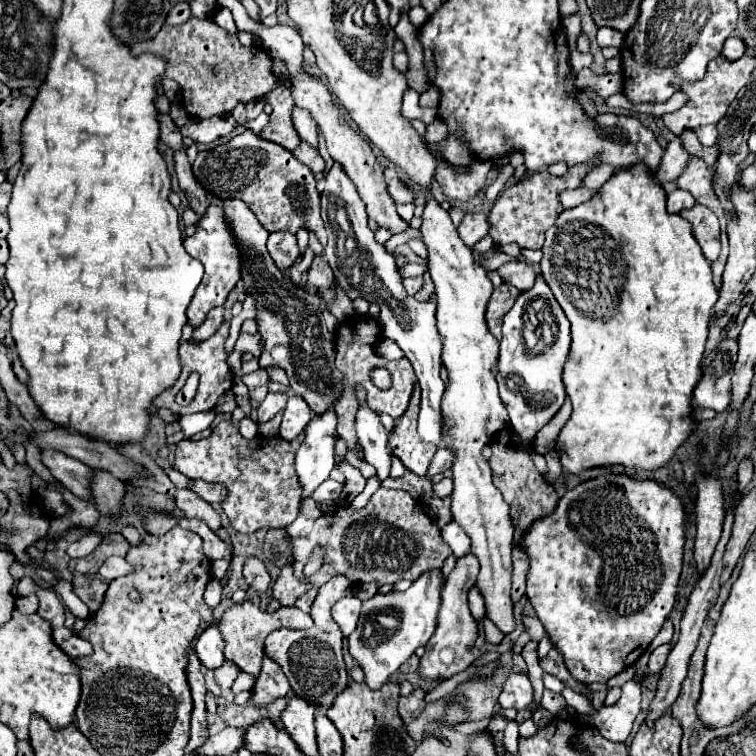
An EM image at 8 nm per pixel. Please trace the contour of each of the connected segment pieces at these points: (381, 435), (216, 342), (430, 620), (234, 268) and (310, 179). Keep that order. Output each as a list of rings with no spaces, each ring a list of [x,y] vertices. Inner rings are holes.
[[[355,387],[359,409],[355,415],[355,429],[359,445],[363,447],[365,461],[371,463],[377,469],[377,475],[381,479],[389,477],[391,459],[389,459],[389,445],[387,445],[387,431],[379,421],[379,415],[369,409],[367,405],[367,391],[363,387]]]
[[[229,321],[221,323],[221,327],[217,329],[217,333],[215,333],[211,339],[207,339],[207,341],[201,341],[201,343],[191,343],[191,341],[181,343],[181,345],[179,345],[181,375],[179,375],[179,379],[175,381],[173,387],[169,387],[167,391],[163,391],[161,395],[157,395],[157,397],[153,399],[153,405],[155,405],[155,407],[167,407],[167,409],[171,409],[171,411],[177,413],[177,415],[187,415],[187,413],[197,413],[197,411],[209,411],[209,409],[213,409],[215,403],[217,403],[217,399],[219,399],[223,393],[231,391],[231,387],[233,387],[233,373],[231,373],[231,369],[229,369],[229,365],[227,365],[227,351],[225,351],[225,341],[227,341],[227,337],[229,337]],[[191,371],[197,371],[197,373],[201,375],[201,381],[199,381],[195,399],[193,399],[187,407],[183,407],[183,405],[177,405],[177,403],[175,403],[175,395],[177,395],[177,391],[185,385],[185,379],[187,379],[187,375],[189,375]]]
[[[429,569],[429,571],[421,573],[421,577],[417,581],[413,581],[413,585],[407,591],[389,591],[385,595],[377,593],[375,597],[363,601],[357,629],[351,633],[351,637],[347,637],[347,641],[349,641],[349,653],[363,667],[365,681],[371,689],[379,689],[383,683],[387,683],[387,679],[415,653],[415,649],[423,647],[427,643],[427,639],[433,635],[433,631],[437,627],[437,613],[439,613],[439,605],[441,605],[443,587],[445,587],[443,571]]]
[[[219,207],[207,209],[207,215],[197,223],[195,235],[187,237],[183,241],[183,245],[185,245],[185,251],[193,259],[201,261],[205,267],[203,281],[197,287],[197,291],[189,303],[189,309],[187,309],[187,323],[191,327],[199,327],[213,307],[219,307],[225,303],[229,291],[239,281],[239,251],[235,251],[235,243],[231,243],[231,231],[227,231],[227,227],[223,227],[223,211],[219,211]]]
[[[247,129],[225,145],[201,151],[193,163],[193,173],[209,195],[221,199],[243,199],[269,233],[297,233],[299,229],[307,229],[317,235],[321,245],[327,245],[315,177],[289,149],[261,139],[255,131]]]

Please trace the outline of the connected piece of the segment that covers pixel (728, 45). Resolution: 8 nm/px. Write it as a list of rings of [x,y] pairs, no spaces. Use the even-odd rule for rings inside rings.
[[[729,37],[724,45],[722,55],[727,57],[727,59],[735,60],[739,59],[745,53],[745,45],[744,42],[736,37]]]

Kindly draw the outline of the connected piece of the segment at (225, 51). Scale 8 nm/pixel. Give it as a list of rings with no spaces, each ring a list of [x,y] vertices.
[[[191,17],[187,23],[177,25],[177,27],[163,25],[161,31],[155,37],[151,37],[151,39],[147,39],[143,43],[137,43],[133,47],[135,55],[139,55],[143,51],[151,51],[151,53],[157,53],[157,55],[163,55],[163,57],[169,59],[171,67],[167,67],[163,77],[175,79],[181,85],[181,89],[183,89],[183,105],[185,105],[187,113],[191,117],[197,117],[197,119],[207,119],[207,117],[213,117],[213,115],[227,115],[239,103],[247,105],[249,101],[257,101],[257,99],[261,99],[261,97],[265,97],[265,95],[269,95],[273,91],[275,71],[273,71],[271,55],[261,47],[243,47],[239,43],[237,33],[227,33],[223,27],[219,27],[211,19],[195,19],[195,17]]]

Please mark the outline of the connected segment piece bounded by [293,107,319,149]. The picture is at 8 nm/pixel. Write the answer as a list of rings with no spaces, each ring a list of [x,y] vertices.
[[[293,107],[293,125],[295,125],[295,131],[299,133],[301,141],[305,141],[317,149],[317,143],[319,143],[317,127],[315,127],[315,121],[311,119],[311,115],[307,115],[307,111],[303,111],[299,107]]]

